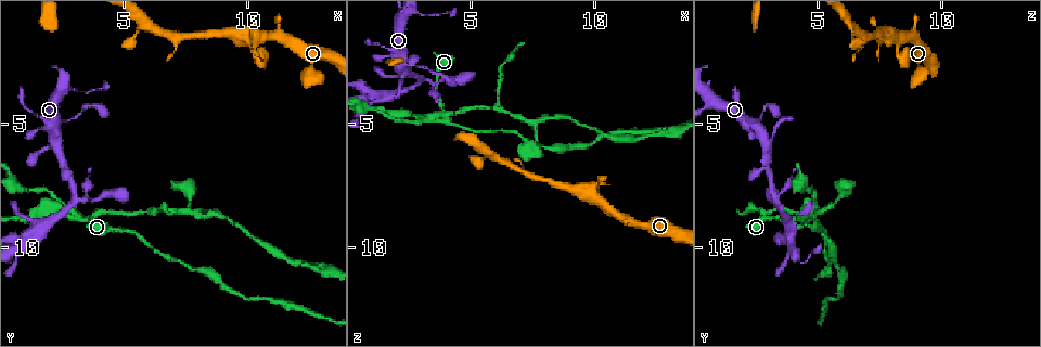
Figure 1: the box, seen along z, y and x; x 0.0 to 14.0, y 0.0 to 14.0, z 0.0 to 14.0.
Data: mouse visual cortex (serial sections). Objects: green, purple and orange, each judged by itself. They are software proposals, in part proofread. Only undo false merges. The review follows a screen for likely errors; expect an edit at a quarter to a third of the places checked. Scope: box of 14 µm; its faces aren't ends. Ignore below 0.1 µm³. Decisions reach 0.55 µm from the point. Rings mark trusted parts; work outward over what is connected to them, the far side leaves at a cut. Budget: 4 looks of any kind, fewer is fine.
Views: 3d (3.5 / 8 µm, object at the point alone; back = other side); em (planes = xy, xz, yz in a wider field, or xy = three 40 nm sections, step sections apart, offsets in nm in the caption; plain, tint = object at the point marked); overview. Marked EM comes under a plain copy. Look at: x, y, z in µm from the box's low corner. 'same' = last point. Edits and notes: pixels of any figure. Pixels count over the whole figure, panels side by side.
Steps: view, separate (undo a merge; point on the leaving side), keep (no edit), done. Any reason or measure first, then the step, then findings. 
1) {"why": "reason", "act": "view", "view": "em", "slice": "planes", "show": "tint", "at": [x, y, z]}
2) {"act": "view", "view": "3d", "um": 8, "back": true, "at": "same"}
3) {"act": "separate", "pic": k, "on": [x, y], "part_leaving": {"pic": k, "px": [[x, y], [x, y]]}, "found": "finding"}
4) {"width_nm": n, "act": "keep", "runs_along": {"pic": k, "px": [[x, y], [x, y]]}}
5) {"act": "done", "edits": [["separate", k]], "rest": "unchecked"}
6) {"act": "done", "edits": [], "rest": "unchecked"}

{"why": "three arms meet", "act": "view", "view": "3d", "um": 3.5, "at": [2.9, 8.1, 3.3]}

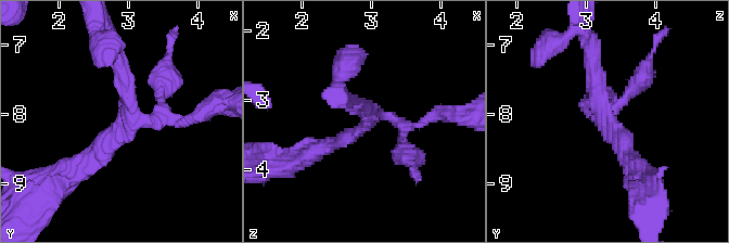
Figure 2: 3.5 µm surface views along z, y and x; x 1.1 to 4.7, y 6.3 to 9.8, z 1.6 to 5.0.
{"act": "view", "view": "em", "slice": "xy", "step": 2, "show": "tint", "at": [3.00, 8.00, 3.25]}

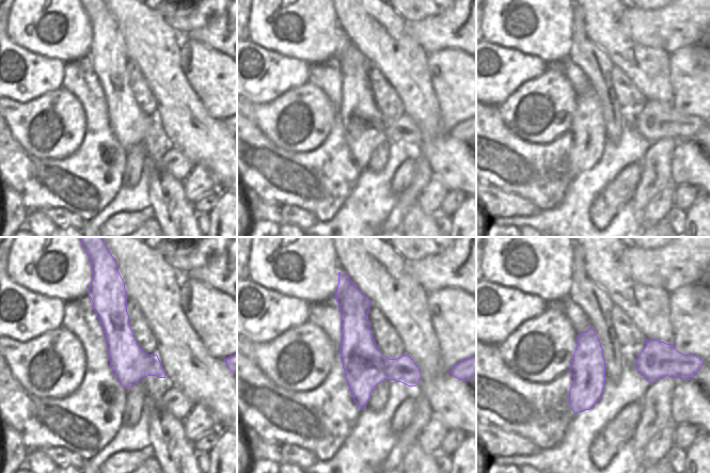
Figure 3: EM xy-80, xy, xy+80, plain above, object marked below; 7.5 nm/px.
{"width_nm": 320, "act": "keep", "runs_along": {"pic": 3, "px": [[348, 286], [361, 357], [363, 405]]}, "found": "one cell here"}

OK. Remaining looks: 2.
{"why": "sharp bend", "act": "view", "view": "3d", "um": 3.5, "at": [3.4, 8.9, 4.9]}

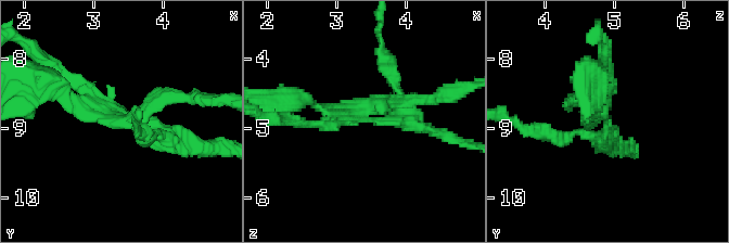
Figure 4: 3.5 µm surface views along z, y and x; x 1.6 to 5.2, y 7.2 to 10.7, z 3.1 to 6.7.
{"arms": 4, "arm_widths_nm": [150, 150, 200, 200], "act": "view", "view": "em", "slice": "xy", "step": 3, "show": "tint", "at": [3.45, 8.85, 4.90]}

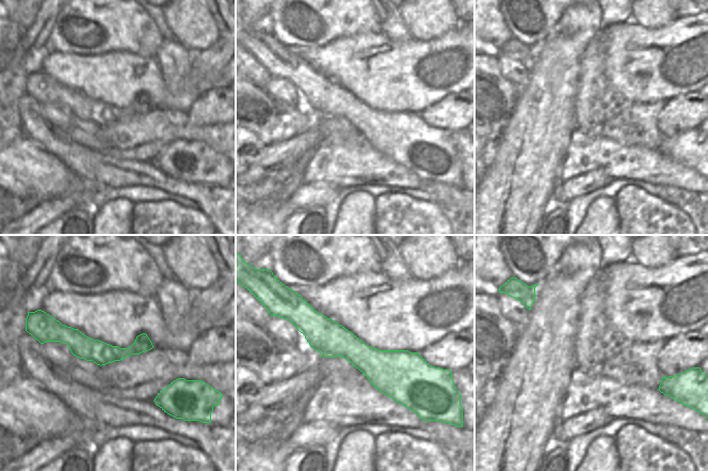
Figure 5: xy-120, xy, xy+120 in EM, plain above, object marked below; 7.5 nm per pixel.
{"act": "separate", "pic": 4, "on": [40, 90], "part_leaving": {"pic": 4, "px": [[367, 113], [463, 88]]}, "found": "a second cell is stuck on"}

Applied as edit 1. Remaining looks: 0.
{"act": "done", "edits": [["separate", 4]], "rest": "unchecked"}

